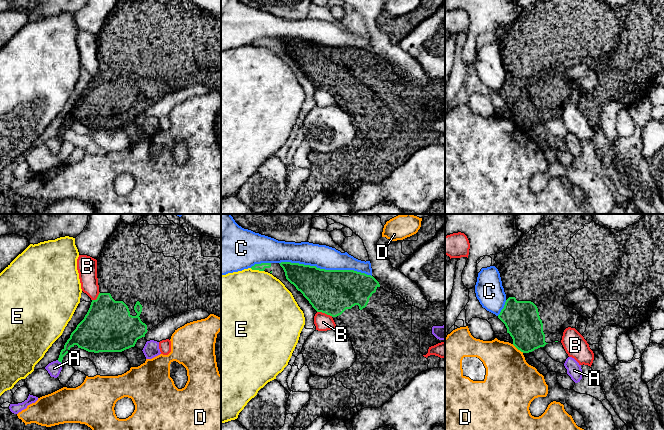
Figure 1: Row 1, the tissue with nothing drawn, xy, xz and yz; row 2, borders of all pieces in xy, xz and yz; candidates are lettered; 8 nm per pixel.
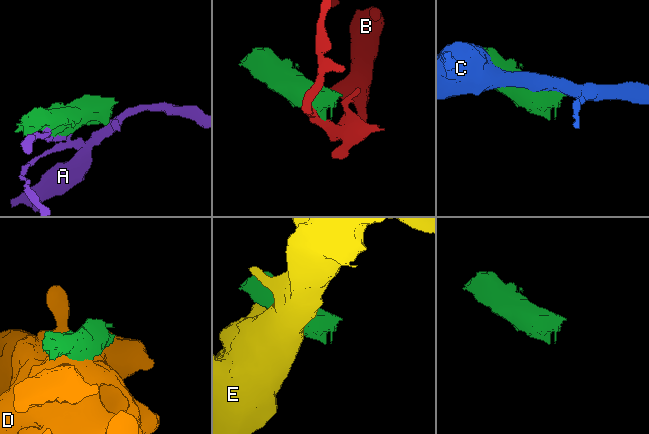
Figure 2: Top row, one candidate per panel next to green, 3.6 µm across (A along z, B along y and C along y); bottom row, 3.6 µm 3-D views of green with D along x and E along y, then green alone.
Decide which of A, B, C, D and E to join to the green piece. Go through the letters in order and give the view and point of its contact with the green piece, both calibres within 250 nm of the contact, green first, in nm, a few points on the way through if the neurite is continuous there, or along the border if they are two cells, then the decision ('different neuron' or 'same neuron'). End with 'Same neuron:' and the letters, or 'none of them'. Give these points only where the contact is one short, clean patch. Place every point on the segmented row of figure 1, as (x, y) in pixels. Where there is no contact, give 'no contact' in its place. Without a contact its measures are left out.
A: meets green in xy at (59, 361); 140 nm thick on the green side, 120 nm on the other; different neuron
B: meets green in xz at (325, 313); 360 nm thick on the green side, 140 nm on the other; different neuron
C: meets green in xz at (324, 269); 360 nm thick on the green side, 190 nm on the other; different neuron
D: meets green in yz at (518, 349); 280 nm thick on the green side, 380 nm on the other; different neuron
E: meets green in xz at (257, 269); 60 nm thick on the green side, 480 nm on the other; border along xz (250, 268), (263, 271); different neuron
Same neuron: none of them

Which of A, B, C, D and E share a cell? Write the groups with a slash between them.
A / B / C / D / E

